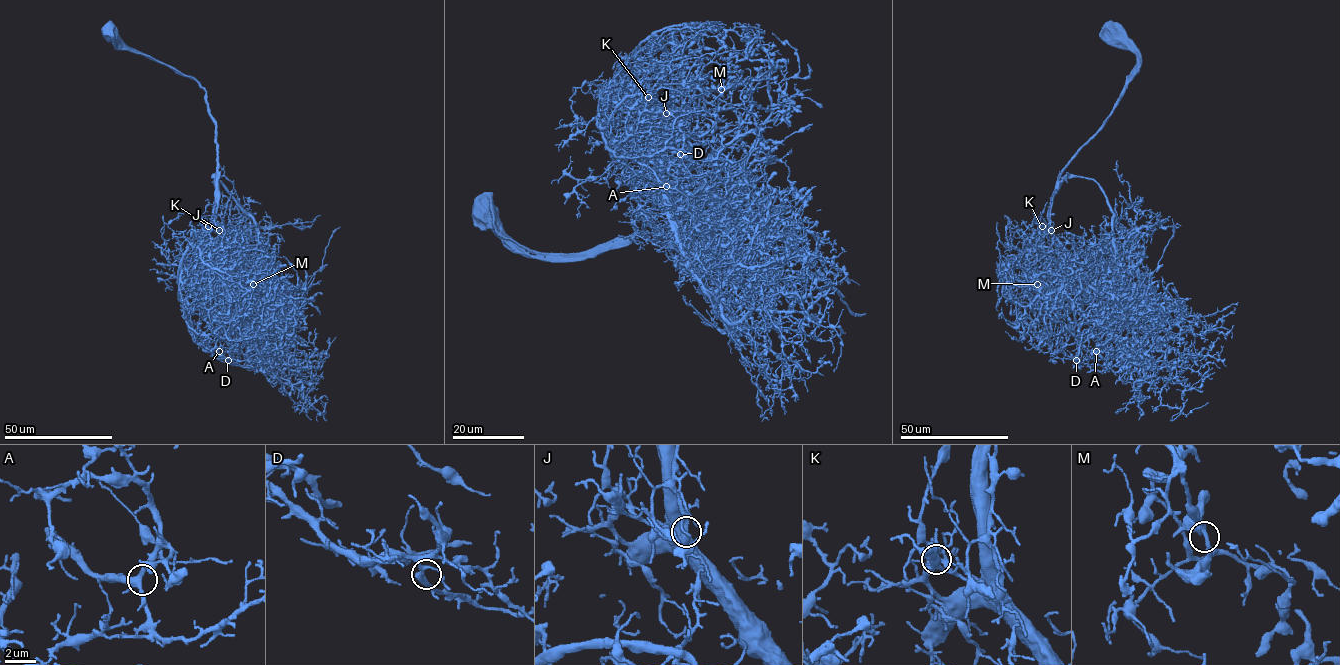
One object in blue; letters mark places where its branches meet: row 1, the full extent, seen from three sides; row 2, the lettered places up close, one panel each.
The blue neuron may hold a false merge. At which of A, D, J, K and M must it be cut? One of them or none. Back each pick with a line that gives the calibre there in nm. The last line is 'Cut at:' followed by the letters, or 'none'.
Cut at: none

